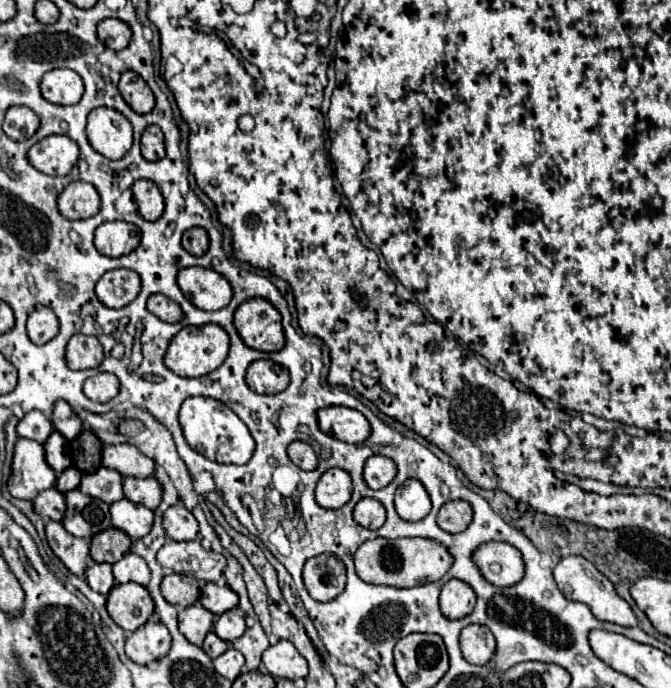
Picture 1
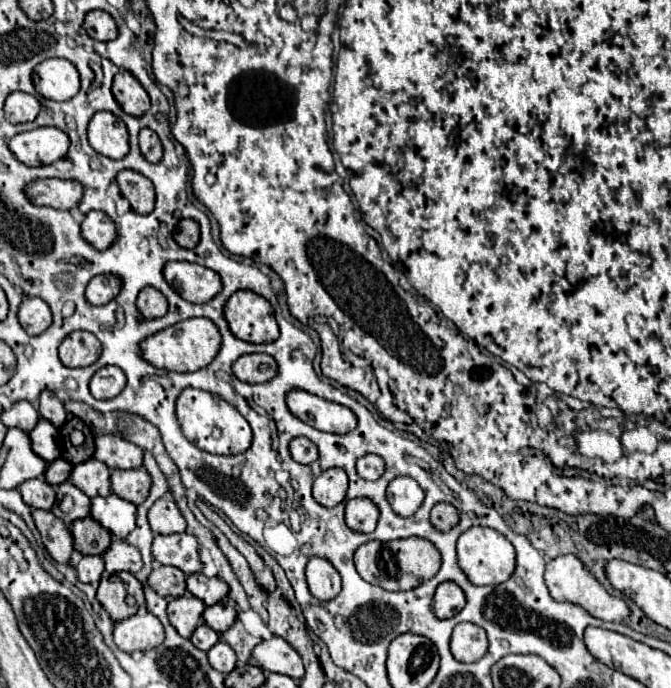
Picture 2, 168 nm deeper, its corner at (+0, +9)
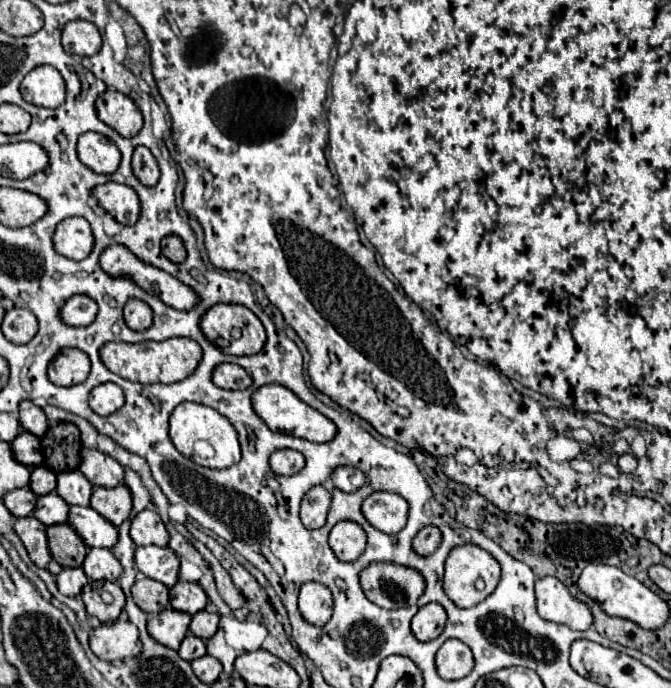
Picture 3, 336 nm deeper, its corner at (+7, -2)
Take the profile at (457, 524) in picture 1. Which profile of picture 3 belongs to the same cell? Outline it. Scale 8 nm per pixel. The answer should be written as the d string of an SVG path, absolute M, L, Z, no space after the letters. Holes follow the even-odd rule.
M424 526L424 528L416 534L412 546L414 546L414 550L416 550L418 554L428 556L428 554L432 554L432 552L440 546L440 540L442 540L440 528L436 528L436 526Z

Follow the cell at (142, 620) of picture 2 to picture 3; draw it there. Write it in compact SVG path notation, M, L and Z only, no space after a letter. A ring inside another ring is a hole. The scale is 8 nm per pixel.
M123 611L116 622L94 628L90 636L90 648L102 660L126 660L142 652L142 640L138 628Z

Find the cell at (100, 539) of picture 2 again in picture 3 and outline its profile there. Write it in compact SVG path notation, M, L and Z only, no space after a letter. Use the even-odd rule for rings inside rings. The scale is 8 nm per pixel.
M70 524L48 526L48 546L52 558L64 568L82 566L86 558L86 544Z

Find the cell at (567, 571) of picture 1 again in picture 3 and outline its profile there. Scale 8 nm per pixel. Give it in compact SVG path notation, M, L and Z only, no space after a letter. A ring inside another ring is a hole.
M554 576L536 580L536 604L538 614L544 620L566 624L574 630L588 630L594 624L592 610L584 602L576 600Z

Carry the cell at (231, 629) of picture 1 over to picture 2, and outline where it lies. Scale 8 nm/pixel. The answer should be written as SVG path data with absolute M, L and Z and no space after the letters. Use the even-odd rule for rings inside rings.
M217 603L217 605L211 605L211 607L205 607L203 611L203 619L205 623L217 631L217 633L223 633L227 631L235 619L237 619L237 611L233 605L225 605L225 603Z

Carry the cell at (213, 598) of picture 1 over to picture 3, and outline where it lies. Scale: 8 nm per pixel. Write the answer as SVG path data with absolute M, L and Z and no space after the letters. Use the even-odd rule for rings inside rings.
M178 580L176 586L170 588L170 604L174 610L196 614L206 608L208 596L196 582L184 582Z

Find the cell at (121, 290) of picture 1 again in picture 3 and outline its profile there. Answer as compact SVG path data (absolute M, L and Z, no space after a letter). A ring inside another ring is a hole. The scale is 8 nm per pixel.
M76 294L66 300L66 304L60 310L60 316L70 326L88 326L94 322L98 314L98 304L84 294Z

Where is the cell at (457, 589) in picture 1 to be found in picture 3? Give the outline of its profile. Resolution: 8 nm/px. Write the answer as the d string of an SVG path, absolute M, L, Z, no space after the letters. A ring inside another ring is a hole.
M430 602L426 606L422 606L418 610L418 614L412 618L412 632L414 636L420 640L420 642L428 642L428 640L434 640L440 636L440 632L444 630L446 626L446 610L436 604L436 602Z

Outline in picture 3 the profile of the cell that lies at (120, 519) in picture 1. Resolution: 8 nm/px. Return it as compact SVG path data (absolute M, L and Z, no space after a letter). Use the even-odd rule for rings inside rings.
M70 506L68 524L82 536L88 546L110 550L118 542L118 528L90 506Z

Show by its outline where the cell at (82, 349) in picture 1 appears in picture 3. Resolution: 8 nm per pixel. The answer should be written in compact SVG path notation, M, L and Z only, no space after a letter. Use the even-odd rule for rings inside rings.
M62 348L48 366L48 378L58 386L80 384L90 374L90 358L78 348Z

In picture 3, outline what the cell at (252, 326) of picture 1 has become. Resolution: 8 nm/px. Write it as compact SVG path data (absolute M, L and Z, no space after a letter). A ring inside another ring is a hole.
M216 304L212 306L200 320L200 328L206 334L206 338L210 342L216 342L218 338L228 340L228 348L224 348L226 354L236 354L236 356L250 356L250 354L258 354L264 344L266 344L266 330L262 326L262 322L258 320L258 316L248 310L242 304Z

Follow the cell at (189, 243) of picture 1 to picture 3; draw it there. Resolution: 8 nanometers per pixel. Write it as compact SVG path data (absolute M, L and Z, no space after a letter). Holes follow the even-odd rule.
M174 234L166 236L166 238L162 240L162 254L164 254L168 260L176 262L176 264L184 262L184 260L186 260L186 248L184 248L182 238L178 238L178 236L174 236Z

